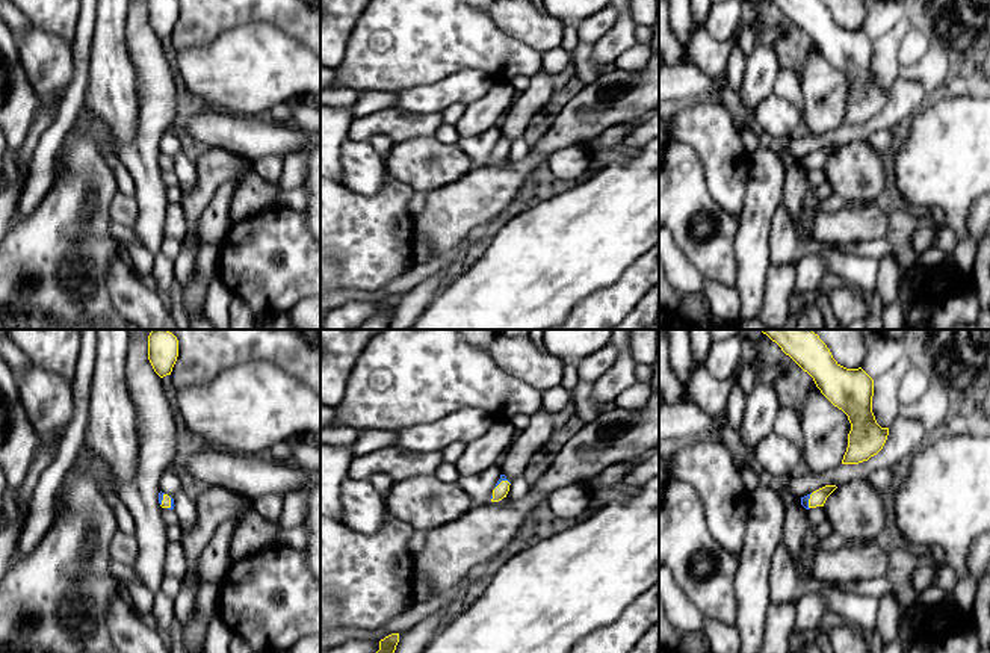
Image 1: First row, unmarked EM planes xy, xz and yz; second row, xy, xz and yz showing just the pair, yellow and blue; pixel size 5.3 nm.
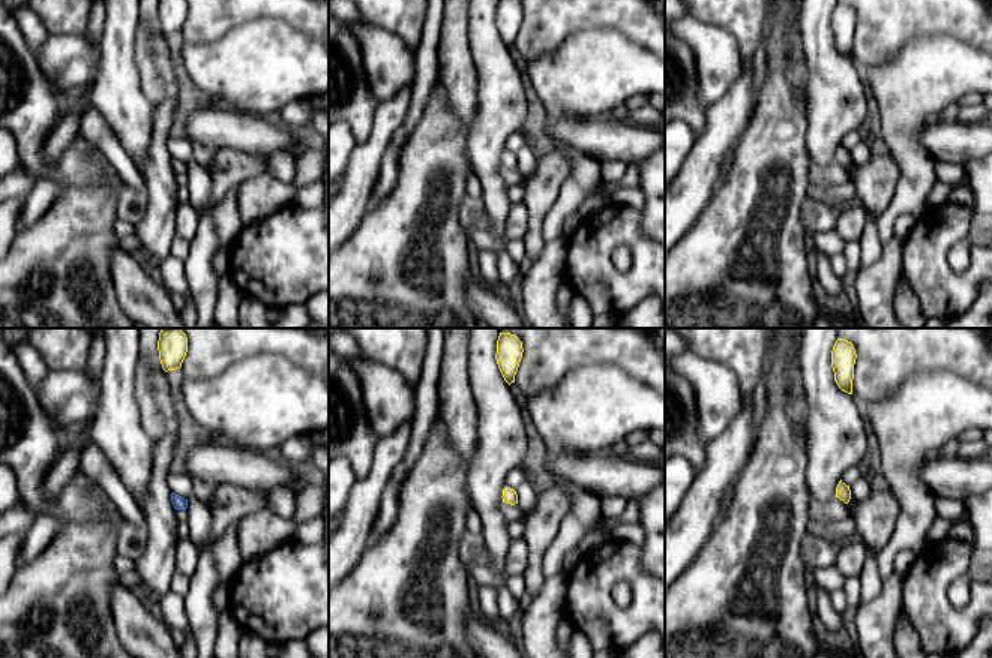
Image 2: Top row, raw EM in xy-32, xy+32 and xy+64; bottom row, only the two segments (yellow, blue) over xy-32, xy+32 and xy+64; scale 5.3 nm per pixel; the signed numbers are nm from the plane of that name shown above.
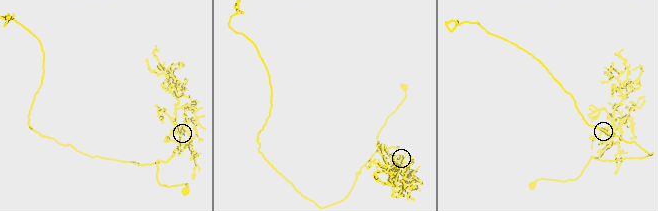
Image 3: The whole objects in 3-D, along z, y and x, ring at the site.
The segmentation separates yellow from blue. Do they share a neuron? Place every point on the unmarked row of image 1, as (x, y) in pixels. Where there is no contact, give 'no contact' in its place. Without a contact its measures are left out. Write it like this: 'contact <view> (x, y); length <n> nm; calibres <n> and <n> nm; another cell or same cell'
contact xz (502, 142); length 90 nm; calibres 70 and 30 nm; same cell

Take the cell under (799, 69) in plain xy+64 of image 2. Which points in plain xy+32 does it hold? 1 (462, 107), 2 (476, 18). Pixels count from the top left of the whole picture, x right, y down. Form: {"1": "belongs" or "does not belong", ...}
{"1": "belongs", "2": "does not belong"}

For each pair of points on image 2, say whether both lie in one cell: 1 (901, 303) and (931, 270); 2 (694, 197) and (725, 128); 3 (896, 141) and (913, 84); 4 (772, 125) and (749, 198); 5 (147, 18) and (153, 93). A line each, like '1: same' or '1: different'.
1: different
2: same
3: same
4: same
5: same

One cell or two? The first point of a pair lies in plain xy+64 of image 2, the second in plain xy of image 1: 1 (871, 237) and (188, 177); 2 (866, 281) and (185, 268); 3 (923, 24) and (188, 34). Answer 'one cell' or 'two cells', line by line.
1: two cells
2: two cells
3: one cell

